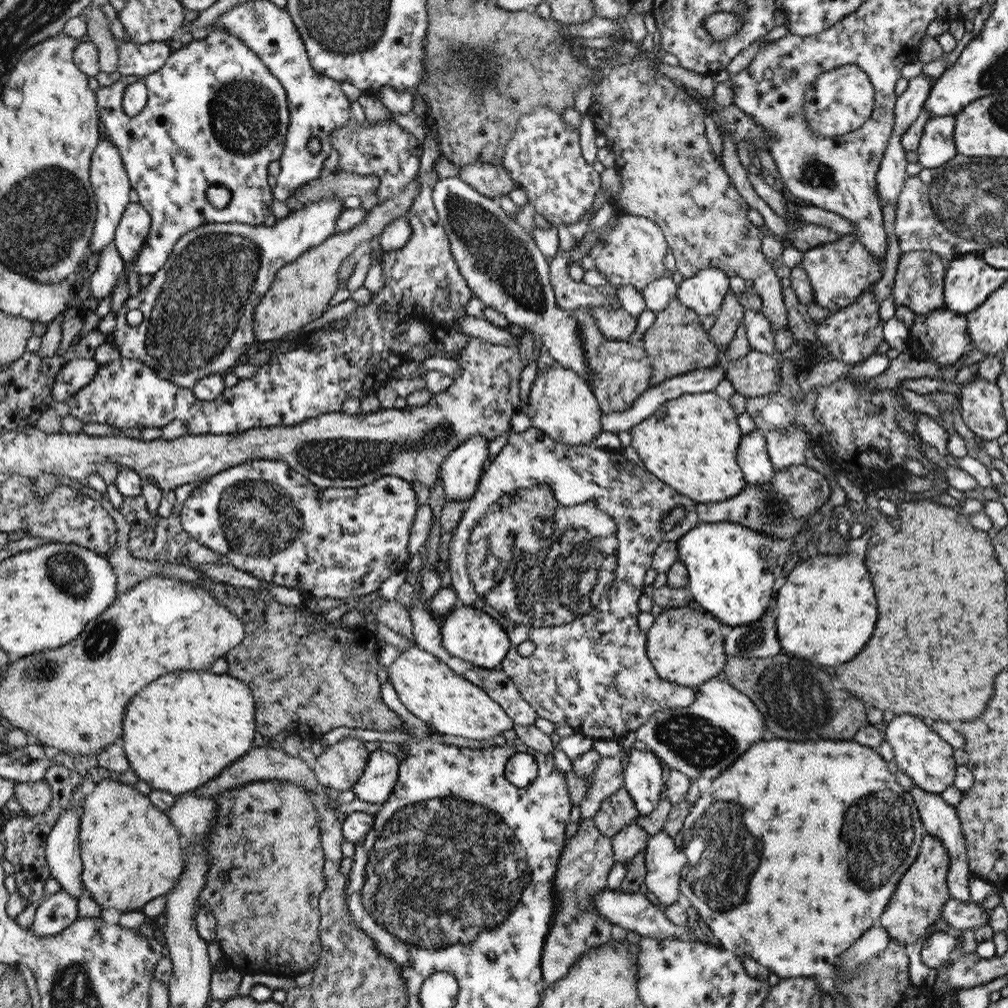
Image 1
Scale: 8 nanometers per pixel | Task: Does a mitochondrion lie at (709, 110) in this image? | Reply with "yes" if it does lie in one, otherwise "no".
no

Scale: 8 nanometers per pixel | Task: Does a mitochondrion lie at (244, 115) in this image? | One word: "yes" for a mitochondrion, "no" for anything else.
yes

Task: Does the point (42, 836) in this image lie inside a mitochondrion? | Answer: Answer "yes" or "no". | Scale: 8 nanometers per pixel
no

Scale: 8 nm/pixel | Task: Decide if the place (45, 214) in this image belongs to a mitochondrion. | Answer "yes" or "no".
yes

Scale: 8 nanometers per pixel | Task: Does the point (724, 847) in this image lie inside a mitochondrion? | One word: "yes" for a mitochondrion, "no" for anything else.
yes

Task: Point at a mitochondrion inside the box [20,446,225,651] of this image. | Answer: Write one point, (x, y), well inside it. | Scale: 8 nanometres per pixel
(72, 575)

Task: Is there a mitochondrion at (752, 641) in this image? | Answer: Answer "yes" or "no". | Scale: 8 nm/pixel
yes

